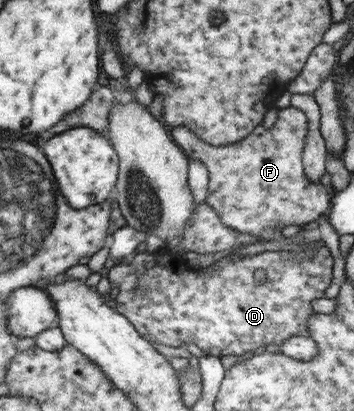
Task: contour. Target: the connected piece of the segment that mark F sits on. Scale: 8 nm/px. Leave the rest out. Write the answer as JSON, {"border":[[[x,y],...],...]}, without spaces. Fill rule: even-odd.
{"border":[[[293,106],[278,108],[271,128],[260,125],[246,138],[224,146],[212,146],[184,127],[172,127],[170,133],[188,158],[200,161],[206,167],[208,181],[203,203],[215,210],[220,223],[238,233],[270,241],[273,233],[280,230],[280,225],[304,227],[326,215],[330,207],[329,188],[314,185],[303,172],[301,154],[308,130],[306,118],[303,110]],[[242,206],[254,210],[240,210]]]}

